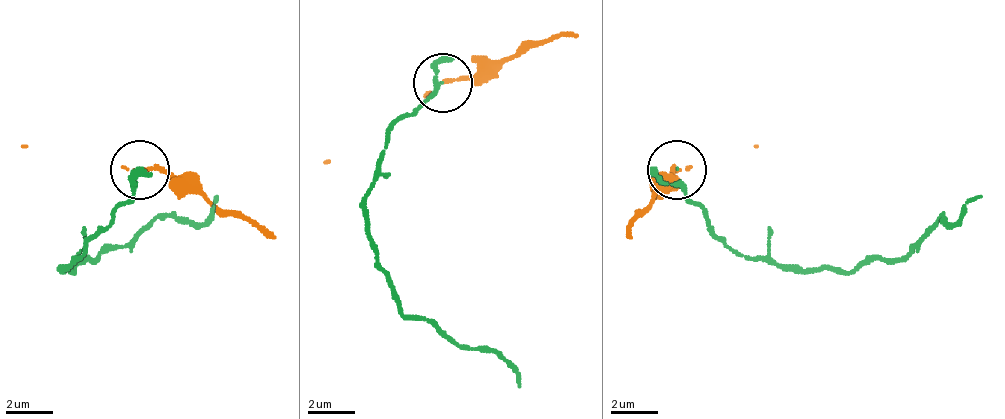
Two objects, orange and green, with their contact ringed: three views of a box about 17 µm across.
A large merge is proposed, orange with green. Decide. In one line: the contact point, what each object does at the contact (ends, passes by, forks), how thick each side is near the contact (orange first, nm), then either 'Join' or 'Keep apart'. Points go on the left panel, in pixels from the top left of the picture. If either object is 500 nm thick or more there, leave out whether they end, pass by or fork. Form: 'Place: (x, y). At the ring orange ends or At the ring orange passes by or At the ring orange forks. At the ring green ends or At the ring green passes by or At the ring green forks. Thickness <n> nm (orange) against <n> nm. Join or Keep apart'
Place: (140, 170). At the ring orange ends. At the ring green passes by. Thickness 170 nm (orange) against 120 nm. Keep apart

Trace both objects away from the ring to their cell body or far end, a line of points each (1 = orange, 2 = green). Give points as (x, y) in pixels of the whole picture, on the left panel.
1: (141, 168), (183, 174), (218, 210), (259, 221), (277, 239)
2: (141, 168), (135, 192), (64, 269), (94, 257), (106, 245), (129, 245), (159, 215), (200, 221), (218, 198)

